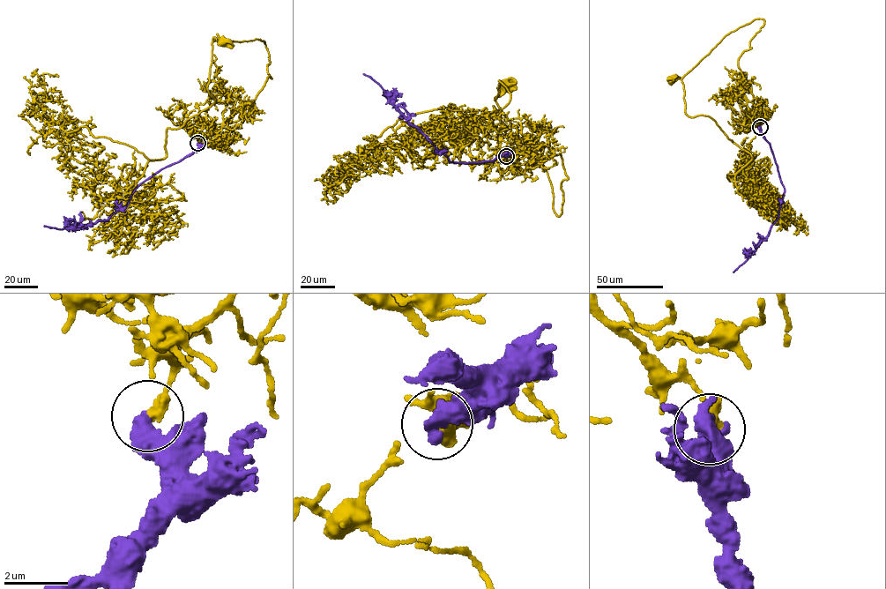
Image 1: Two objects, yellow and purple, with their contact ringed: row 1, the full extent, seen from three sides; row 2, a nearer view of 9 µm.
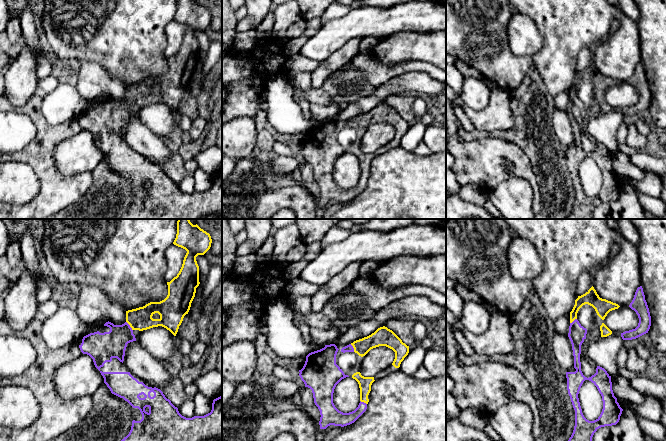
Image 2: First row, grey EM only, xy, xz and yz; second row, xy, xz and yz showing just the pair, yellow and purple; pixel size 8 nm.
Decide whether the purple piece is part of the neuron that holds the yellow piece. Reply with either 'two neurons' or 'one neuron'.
two neurons

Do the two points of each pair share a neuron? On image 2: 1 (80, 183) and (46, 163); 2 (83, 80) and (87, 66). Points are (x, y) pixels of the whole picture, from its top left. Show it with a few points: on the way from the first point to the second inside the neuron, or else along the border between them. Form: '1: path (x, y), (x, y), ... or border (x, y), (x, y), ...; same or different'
1: path (71, 183), (62, 183), (51, 172); same
2: path (86, 77), (87, 69); same

